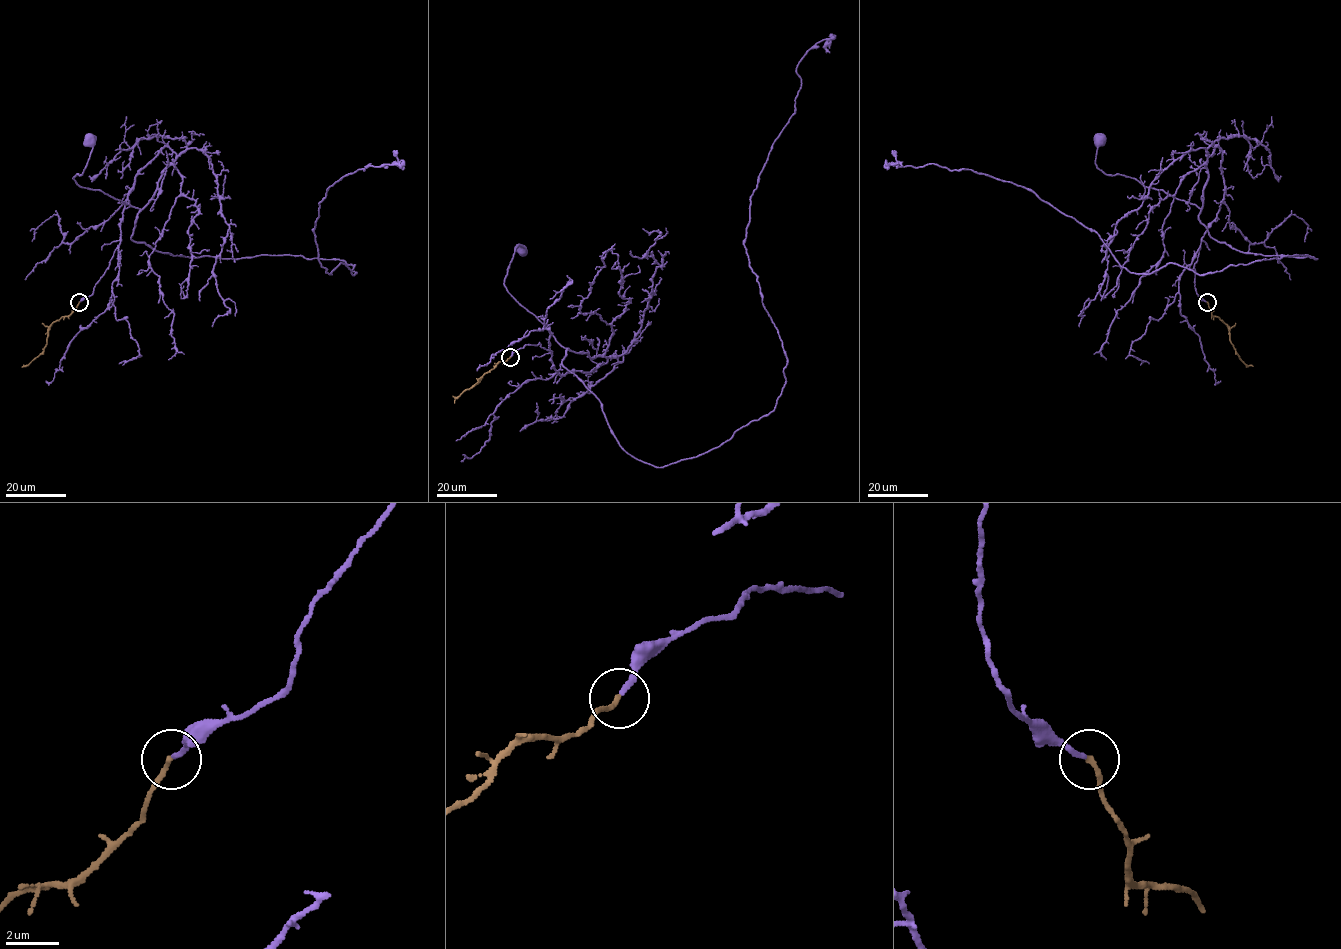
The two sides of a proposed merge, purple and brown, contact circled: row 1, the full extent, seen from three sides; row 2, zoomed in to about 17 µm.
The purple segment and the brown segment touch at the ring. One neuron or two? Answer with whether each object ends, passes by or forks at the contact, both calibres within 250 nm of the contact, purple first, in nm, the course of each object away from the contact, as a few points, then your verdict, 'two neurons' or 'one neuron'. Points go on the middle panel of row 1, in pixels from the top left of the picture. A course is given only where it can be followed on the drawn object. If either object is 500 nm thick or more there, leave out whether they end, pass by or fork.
purple ends | brown ends | 190/180 nm | purple via (510, 357), (540, 344), (559, 374), (606, 362), (563, 347), (512, 296), (504, 277), (520, 249) | brown via (510, 357), (486, 372), (454, 402) | one neuron

